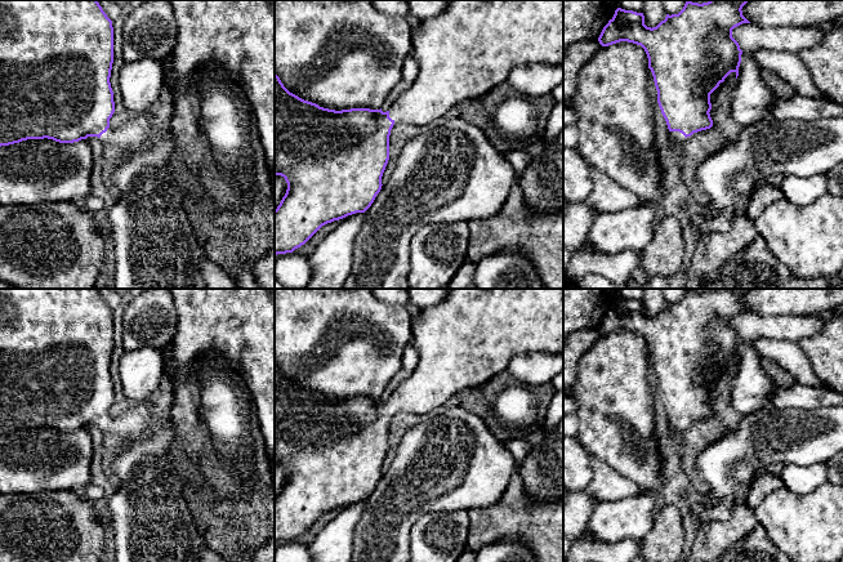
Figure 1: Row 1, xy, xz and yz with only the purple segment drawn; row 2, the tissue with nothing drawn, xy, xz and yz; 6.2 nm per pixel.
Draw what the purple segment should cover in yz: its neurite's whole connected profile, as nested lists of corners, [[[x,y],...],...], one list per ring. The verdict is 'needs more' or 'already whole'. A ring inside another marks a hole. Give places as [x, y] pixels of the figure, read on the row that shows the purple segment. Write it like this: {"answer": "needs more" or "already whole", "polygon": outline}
{"answer": "needs more", "polygon": [[[686,0],[678,14],[666,14],[656,27],[644,24],[643,13],[617,8],[614,17],[603,27],[598,41],[608,46],[620,41],[641,45],[648,58],[657,90],[657,103],[673,142],[686,142],[693,133],[710,129],[710,94],[731,73],[739,76],[742,50],[732,37],[732,30],[750,23],[742,15],[742,6],[750,0],[709,0],[692,3]]]}

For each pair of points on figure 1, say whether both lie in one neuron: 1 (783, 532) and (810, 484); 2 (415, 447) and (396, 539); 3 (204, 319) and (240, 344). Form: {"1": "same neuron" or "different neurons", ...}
{"1": "different neurons", "2": "same neuron", "3": "same neuron"}

